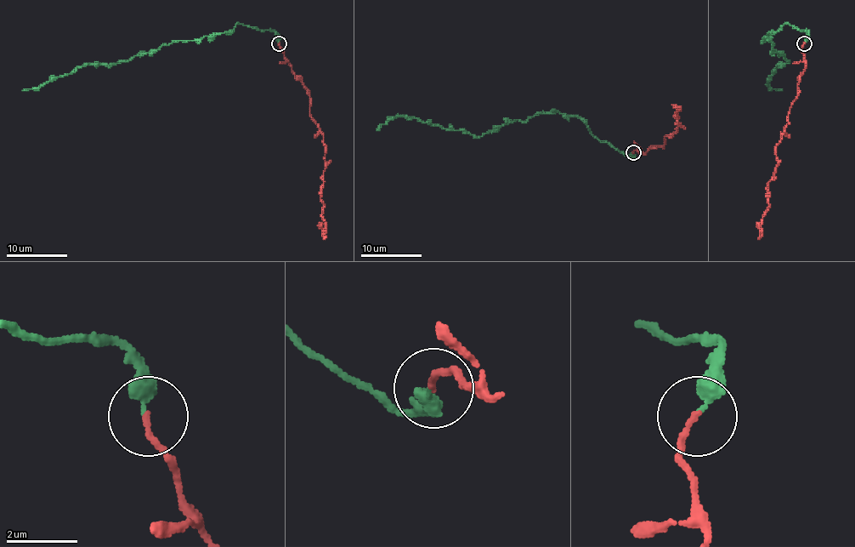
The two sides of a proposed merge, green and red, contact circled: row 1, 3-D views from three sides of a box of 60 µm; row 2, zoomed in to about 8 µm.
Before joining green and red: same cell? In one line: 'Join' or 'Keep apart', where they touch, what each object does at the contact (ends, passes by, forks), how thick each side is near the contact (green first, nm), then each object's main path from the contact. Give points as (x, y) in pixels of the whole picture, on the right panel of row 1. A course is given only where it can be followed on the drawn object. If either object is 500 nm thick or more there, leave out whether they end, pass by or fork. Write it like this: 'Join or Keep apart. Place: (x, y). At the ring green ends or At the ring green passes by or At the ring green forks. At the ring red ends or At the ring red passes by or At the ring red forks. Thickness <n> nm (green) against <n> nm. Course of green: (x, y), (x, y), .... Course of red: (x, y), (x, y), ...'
Keep apart. Place: (804, 43). At the ring green ends. At the ring red ends. Thickness 300 nm (green) against 160 nm. Course of green: (805, 43), (807, 31), (789, 24), (764, 37), (788, 62), (778, 66), (768, 80), (772, 88), (782, 90). Course of red: (805, 43), (805, 71), (776, 146), (768, 210), (758, 239)

